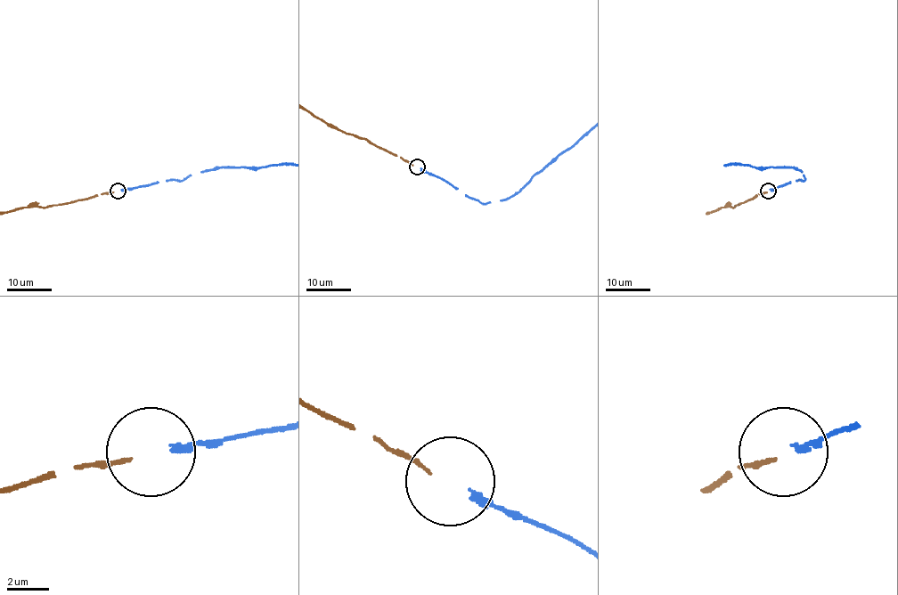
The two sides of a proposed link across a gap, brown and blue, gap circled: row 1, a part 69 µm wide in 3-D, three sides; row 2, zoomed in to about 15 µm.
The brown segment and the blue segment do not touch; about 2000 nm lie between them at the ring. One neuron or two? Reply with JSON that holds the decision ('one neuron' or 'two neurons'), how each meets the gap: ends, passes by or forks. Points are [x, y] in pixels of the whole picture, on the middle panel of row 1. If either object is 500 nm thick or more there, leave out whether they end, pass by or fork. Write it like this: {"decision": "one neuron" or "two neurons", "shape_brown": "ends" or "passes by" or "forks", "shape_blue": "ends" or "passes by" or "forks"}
{"decision": "one neuron", "shape_brown": "ends", "shape_blue": "ends"}

